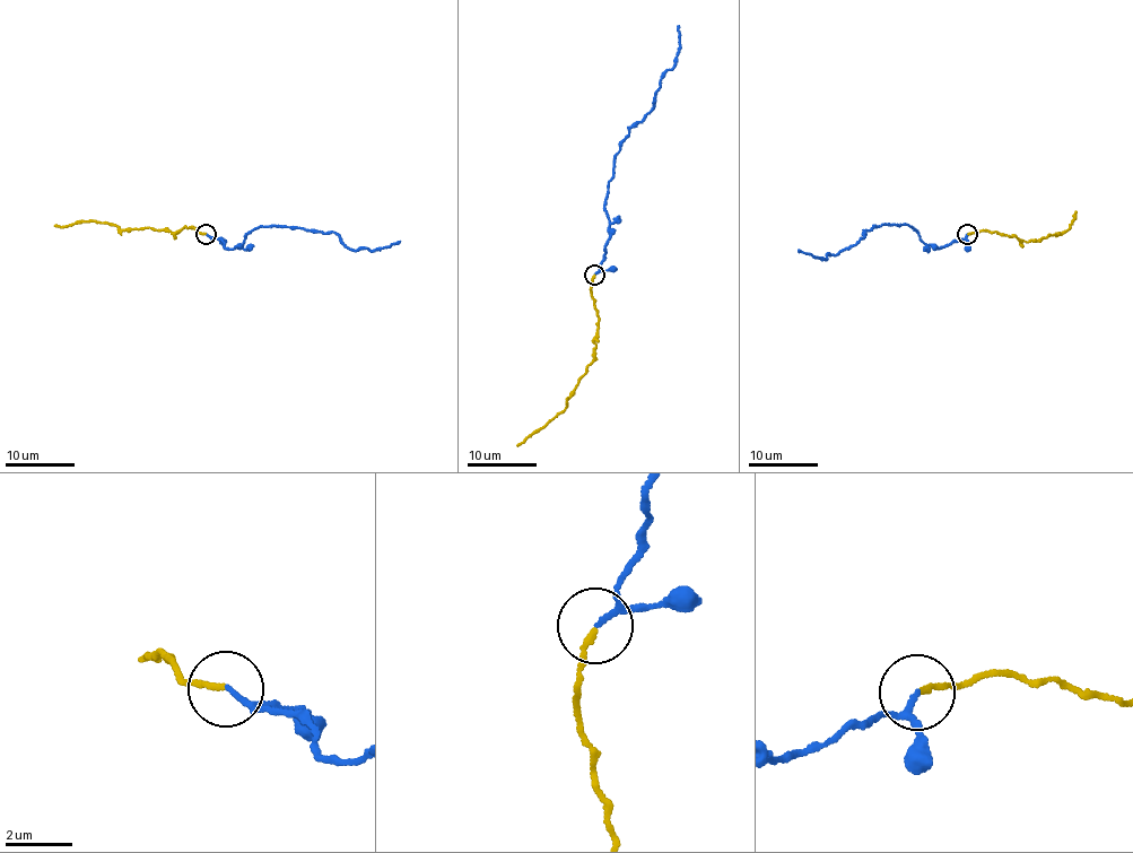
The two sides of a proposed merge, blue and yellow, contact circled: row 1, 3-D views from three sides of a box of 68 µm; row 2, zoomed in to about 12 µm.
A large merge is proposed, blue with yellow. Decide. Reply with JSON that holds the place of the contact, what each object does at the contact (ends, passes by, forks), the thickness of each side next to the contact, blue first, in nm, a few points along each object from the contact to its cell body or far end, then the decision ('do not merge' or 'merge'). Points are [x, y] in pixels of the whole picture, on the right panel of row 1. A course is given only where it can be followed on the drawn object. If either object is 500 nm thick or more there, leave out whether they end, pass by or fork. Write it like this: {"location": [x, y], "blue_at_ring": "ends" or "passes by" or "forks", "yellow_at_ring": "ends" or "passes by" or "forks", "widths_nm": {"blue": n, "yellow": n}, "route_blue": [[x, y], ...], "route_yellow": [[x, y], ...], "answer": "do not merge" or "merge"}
{"location": [967, 234], "blue_at_ring": "passes by", "yellow_at_ring": "ends", "widths_nm": {"blue": 120, "yellow": 170}, "route_blue": [[967, 234], [938, 247], [927, 244], [907, 225], [882, 224], [866, 231], [859, 241], [827, 259], [799, 251]], "route_yellow": [[968, 234], [990, 229], [1020, 240], [1038, 240], [1066, 232], [1075, 211]], "answer": "merge"}

